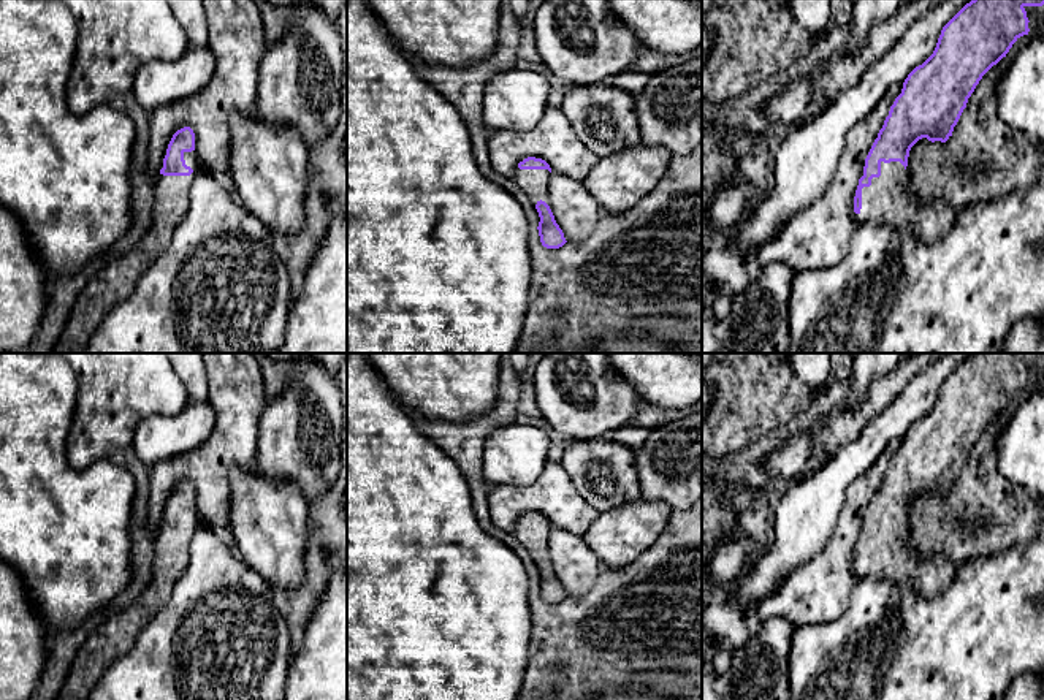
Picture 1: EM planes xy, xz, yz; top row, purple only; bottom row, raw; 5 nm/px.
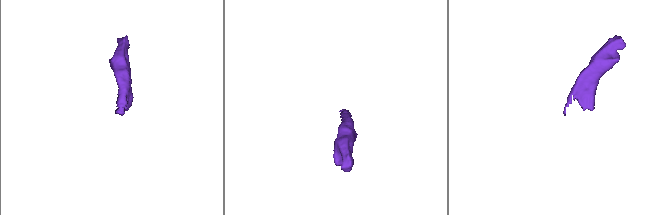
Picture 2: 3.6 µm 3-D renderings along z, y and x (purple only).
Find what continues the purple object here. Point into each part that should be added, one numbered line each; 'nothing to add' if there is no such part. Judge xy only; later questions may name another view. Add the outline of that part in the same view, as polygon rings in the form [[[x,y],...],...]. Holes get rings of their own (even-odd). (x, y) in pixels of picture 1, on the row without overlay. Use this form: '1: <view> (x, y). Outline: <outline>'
1: xy (111, 639). Outline: [[[195,505],[184,507],[184,515],[193,527],[190,531],[158,531],[151,584],[135,600],[131,600],[127,608],[122,608],[101,621],[86,637],[71,664],[68,678],[59,690],[55,700],[89,700],[93,687],[105,676],[111,664],[133,648],[139,630],[168,602],[173,594],[174,583],[190,564],[190,543],[200,524]]]

